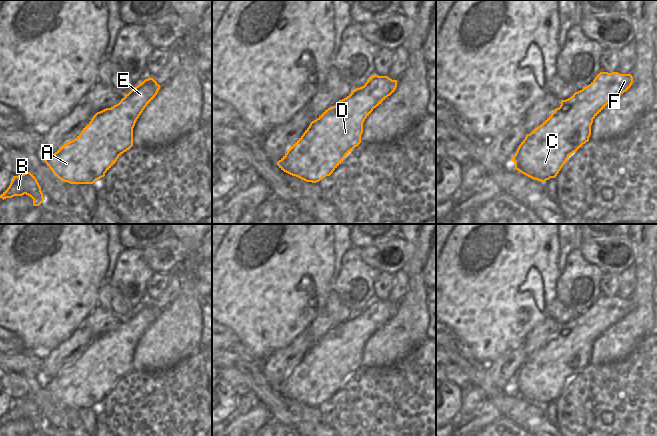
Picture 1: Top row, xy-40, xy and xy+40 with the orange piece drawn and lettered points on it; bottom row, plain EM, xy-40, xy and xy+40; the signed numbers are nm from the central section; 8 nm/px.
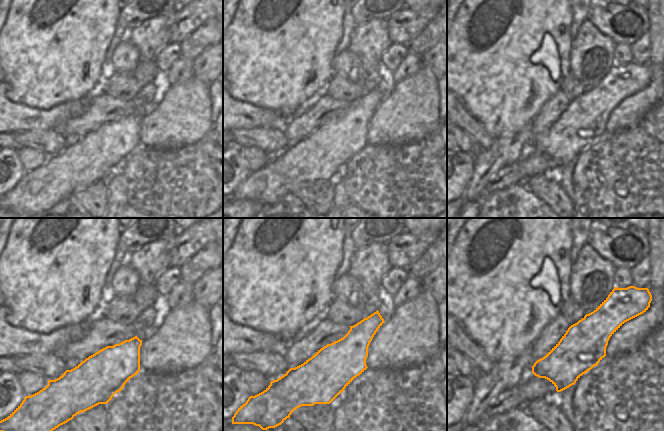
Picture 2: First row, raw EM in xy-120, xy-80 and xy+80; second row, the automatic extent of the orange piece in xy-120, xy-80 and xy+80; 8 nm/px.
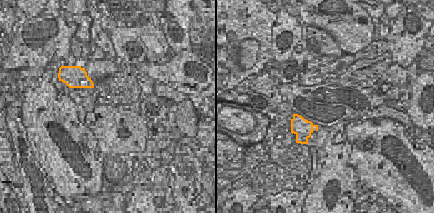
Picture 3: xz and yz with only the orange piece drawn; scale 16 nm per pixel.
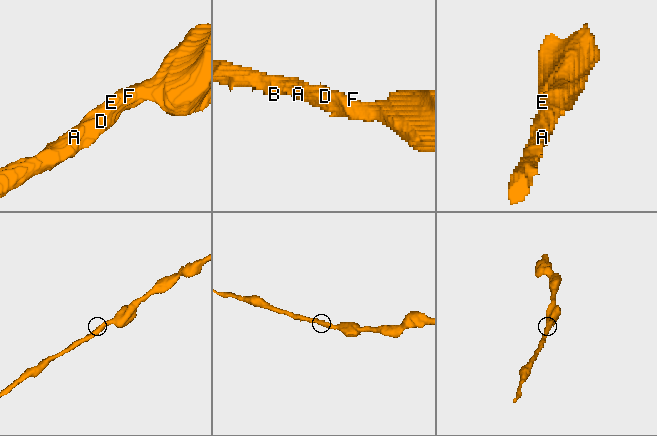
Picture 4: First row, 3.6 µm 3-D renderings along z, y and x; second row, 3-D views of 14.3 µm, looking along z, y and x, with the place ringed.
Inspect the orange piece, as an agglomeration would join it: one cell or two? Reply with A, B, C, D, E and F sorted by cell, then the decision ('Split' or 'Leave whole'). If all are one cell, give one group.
Groups: A B C D E F. Leave whole.

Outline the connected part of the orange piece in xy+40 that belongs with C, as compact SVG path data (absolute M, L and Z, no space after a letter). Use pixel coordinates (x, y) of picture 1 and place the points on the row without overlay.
M600 296L595 303L561 329L519 369L511 383L515 393L540 406L555 402L567 383L589 365L593 343L613 324L626 316L633 307L631 298Z

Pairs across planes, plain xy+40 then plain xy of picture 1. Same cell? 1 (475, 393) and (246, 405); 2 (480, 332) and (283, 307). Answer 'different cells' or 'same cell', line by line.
1: same cell
2: same cell

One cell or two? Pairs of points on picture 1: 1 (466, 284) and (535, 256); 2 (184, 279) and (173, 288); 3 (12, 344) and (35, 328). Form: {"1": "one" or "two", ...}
{"1": "one", "2": "two", "3": "two"}

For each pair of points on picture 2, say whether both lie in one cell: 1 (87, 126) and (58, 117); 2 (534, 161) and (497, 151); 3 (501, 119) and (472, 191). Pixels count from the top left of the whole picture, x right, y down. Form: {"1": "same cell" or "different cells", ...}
{"1": "different cells", "2": "different cells", "3": "different cells"}

